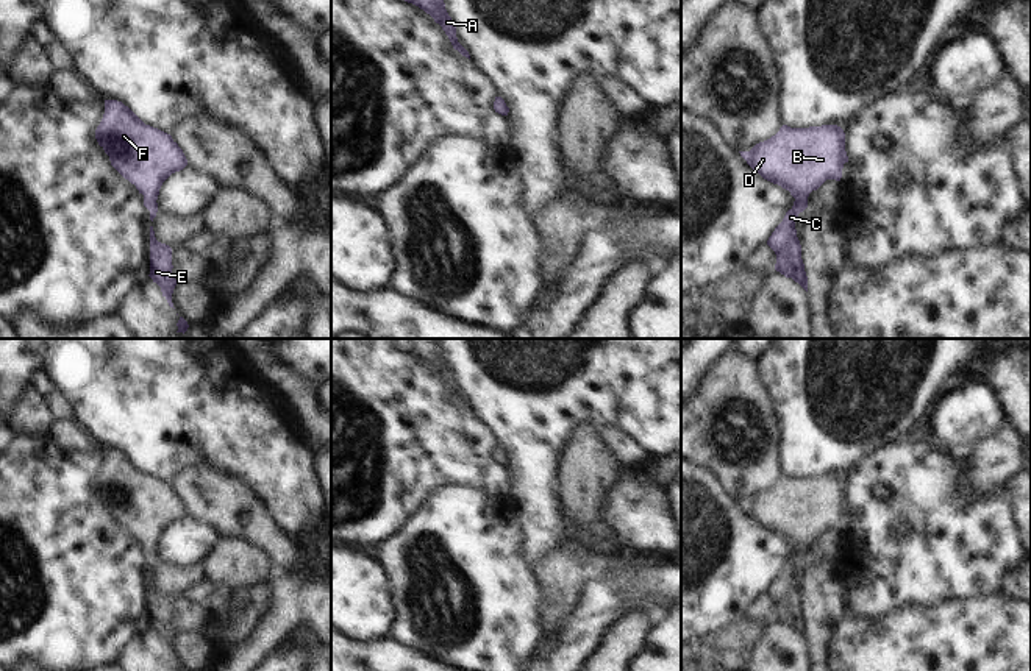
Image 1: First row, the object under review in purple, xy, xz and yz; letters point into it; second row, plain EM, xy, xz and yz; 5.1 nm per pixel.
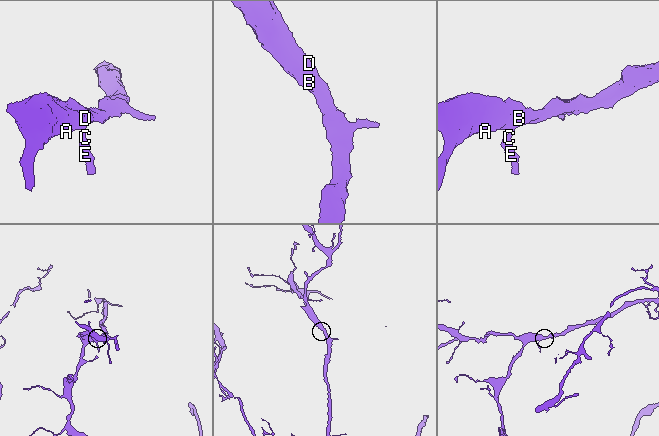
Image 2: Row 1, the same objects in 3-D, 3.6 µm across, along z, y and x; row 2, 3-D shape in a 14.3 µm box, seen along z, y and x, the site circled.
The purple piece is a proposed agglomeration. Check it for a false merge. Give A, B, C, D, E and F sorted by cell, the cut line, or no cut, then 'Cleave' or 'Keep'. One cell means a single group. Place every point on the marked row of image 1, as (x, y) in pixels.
Groups: A B C D E F. No split. Keep

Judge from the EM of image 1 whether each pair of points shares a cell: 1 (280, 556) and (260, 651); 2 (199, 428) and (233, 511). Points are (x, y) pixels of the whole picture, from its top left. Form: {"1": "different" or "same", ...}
{"1": "different", "2": "different"}

